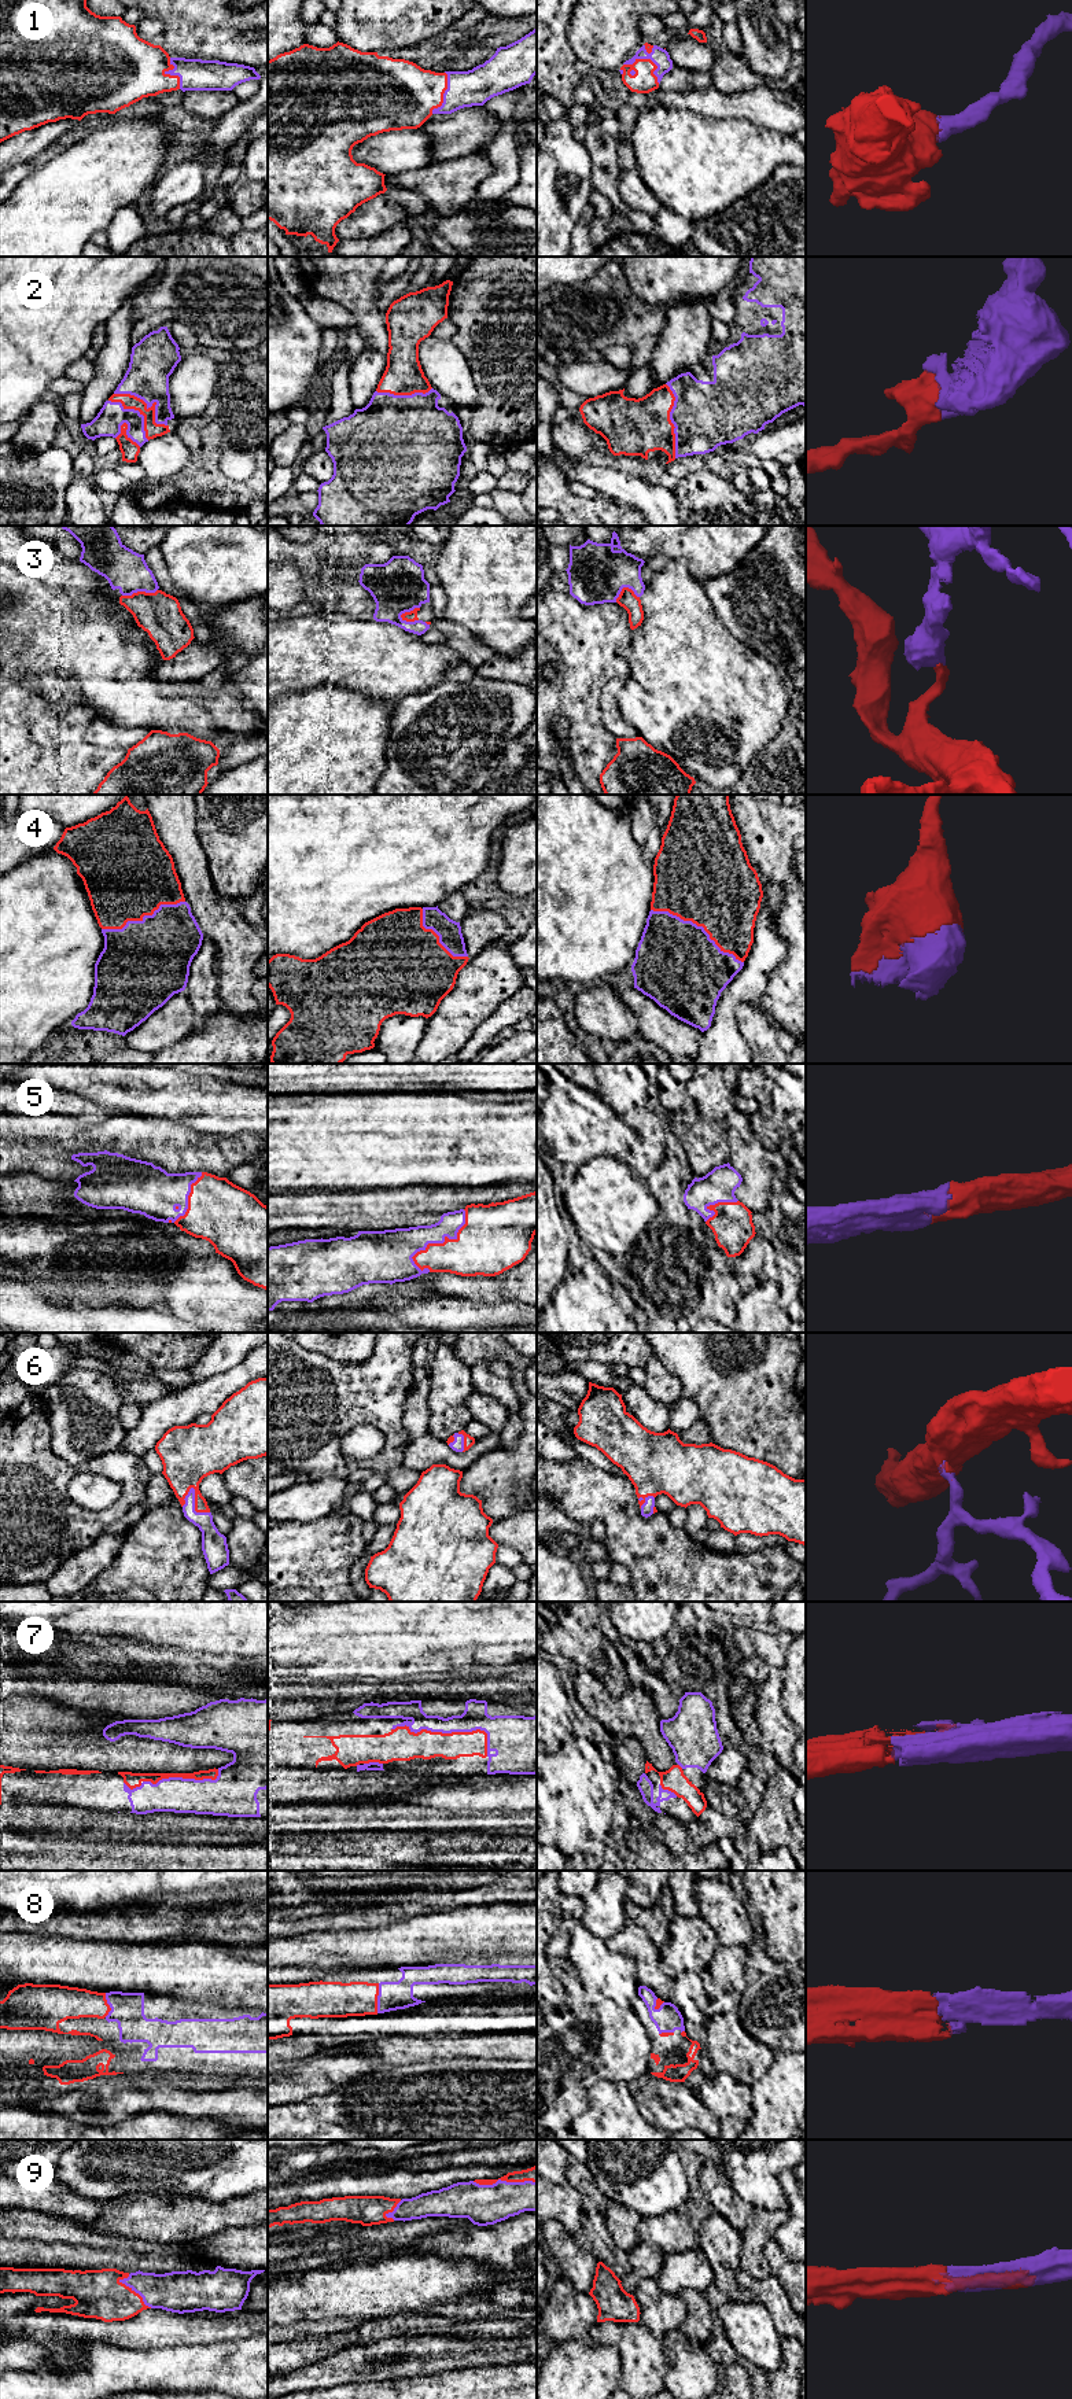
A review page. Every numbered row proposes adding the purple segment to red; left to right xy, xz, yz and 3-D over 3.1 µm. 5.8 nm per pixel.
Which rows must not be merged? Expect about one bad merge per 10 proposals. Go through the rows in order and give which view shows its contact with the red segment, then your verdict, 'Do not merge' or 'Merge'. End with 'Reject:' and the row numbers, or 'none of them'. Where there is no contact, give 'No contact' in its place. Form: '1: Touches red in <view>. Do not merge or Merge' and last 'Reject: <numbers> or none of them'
1: Touches red in yz. Merge
2: Touches red in xy. Merge
3: Touches red in xz. Merge
4: Touches red in yz. Merge
5: Touches red in xz. Merge
6: Touches red in xy. Merge
7: Touches red in xz. Merge
8: Touches red in xz. Merge
9: Touches red in xz. Merge
Reject: none of them

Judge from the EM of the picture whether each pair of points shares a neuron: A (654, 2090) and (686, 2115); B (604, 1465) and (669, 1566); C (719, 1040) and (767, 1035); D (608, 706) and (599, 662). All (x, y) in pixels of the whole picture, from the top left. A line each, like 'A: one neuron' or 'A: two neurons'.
A: one neuron
B: two neurons
C: two neurons
D: two neurons

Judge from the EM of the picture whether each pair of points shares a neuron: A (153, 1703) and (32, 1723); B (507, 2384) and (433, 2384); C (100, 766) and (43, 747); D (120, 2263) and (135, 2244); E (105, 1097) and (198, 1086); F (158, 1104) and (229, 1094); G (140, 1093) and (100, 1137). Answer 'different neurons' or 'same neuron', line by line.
A: different neurons
B: same neuron
C: same neuron
D: same neuron
E: same neuron
F: same neuron
G: different neurons

